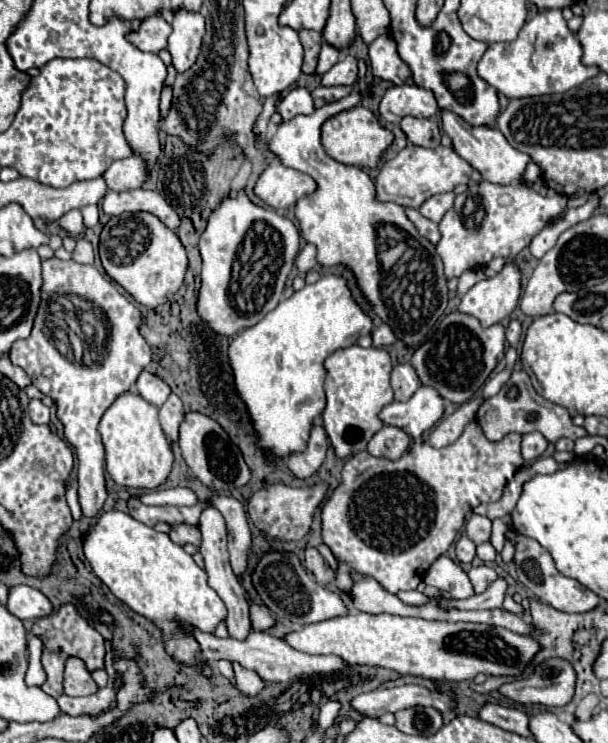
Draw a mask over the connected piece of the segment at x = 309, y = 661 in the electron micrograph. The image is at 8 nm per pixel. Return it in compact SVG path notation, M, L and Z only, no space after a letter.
M194 630L196 640L202 646L202 656L206 660L228 660L228 662L240 662L244 668L248 670L256 670L266 682L288 682L294 676L302 676L302 674L332 674L332 672L340 672L342 668L348 668L348 664L338 658L338 656L314 656L314 654L306 654L300 650L294 650L286 640L280 640L268 632L250 632L248 638L244 642L238 642L234 638L216 638L214 634L206 634L200 630Z

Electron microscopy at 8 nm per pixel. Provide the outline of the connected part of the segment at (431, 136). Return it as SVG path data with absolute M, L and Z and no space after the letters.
M404 116L400 122L400 128L406 132L408 140L416 146L424 148L434 148L440 144L440 128L436 120L430 118L414 118L414 116Z

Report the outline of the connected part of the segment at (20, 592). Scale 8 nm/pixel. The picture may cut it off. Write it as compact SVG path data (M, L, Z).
M12 586L8 590L6 608L10 614L14 614L16 618L20 618L24 622L44 618L52 612L50 600L42 592L30 588L30 586Z

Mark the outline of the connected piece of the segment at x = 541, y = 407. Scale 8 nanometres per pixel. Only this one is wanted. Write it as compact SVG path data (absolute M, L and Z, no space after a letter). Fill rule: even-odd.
M524 370L520 372L512 372L510 374L510 380L500 388L500 392L492 398L488 398L486 402L482 402L482 406L478 408L476 412L476 422L482 426L484 434L488 440L492 442L498 442L502 440L508 432L518 432L518 434L528 434L528 432L540 432L548 442L558 442L560 438L580 438L580 436L586 436L586 430L584 428L574 428L572 424L572 418L568 414L566 408L562 406L556 406L556 404L550 404L550 408L542 402L538 402L534 398L534 394L530 392L530 380L528 380L528 374Z

